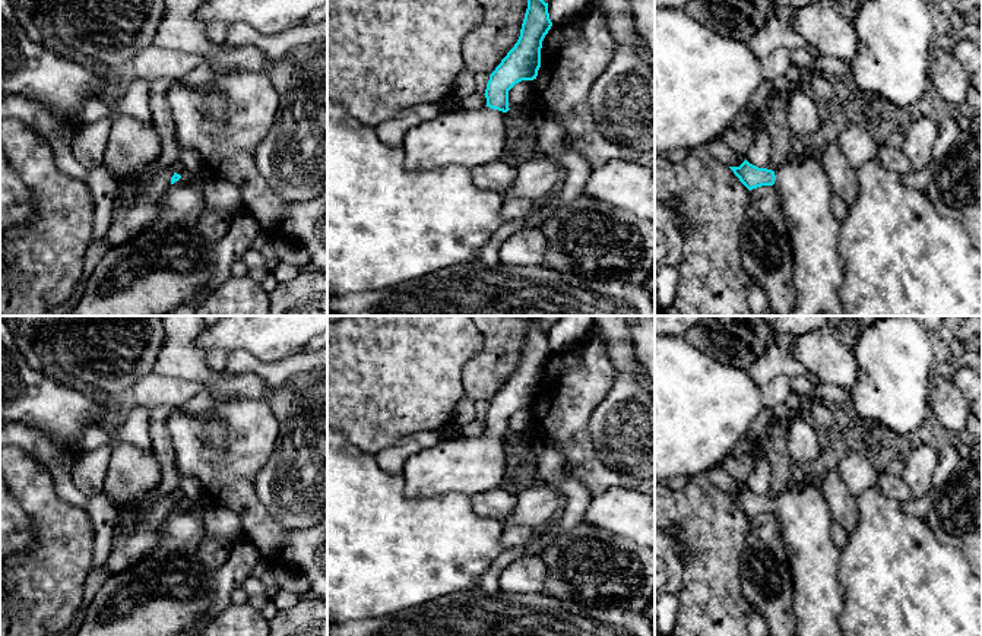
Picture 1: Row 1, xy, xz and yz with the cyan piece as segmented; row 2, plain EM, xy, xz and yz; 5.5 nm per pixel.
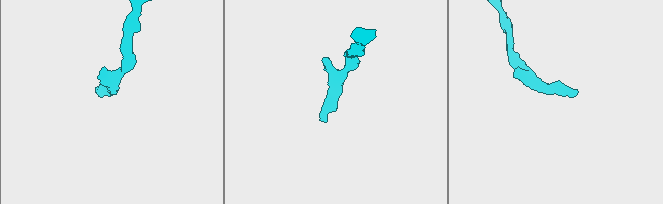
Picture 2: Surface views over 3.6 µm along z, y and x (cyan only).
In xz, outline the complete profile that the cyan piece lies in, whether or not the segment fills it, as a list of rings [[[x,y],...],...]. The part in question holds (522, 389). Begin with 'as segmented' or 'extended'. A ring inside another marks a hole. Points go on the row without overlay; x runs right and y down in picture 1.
extended; [[[532,316],[520,364],[490,402],[484,421],[487,433],[481,437],[440,440],[409,456],[402,471],[405,496],[428,499],[462,493],[472,497],[506,485],[509,418],[522,408],[536,406],[542,368],[551,354],[548,330]]]

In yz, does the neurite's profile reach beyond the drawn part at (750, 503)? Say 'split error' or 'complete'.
split error

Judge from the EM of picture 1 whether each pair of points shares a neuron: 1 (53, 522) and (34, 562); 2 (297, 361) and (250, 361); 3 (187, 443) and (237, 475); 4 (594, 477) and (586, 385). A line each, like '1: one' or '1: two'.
1: one
2: one
3: one
4: one

